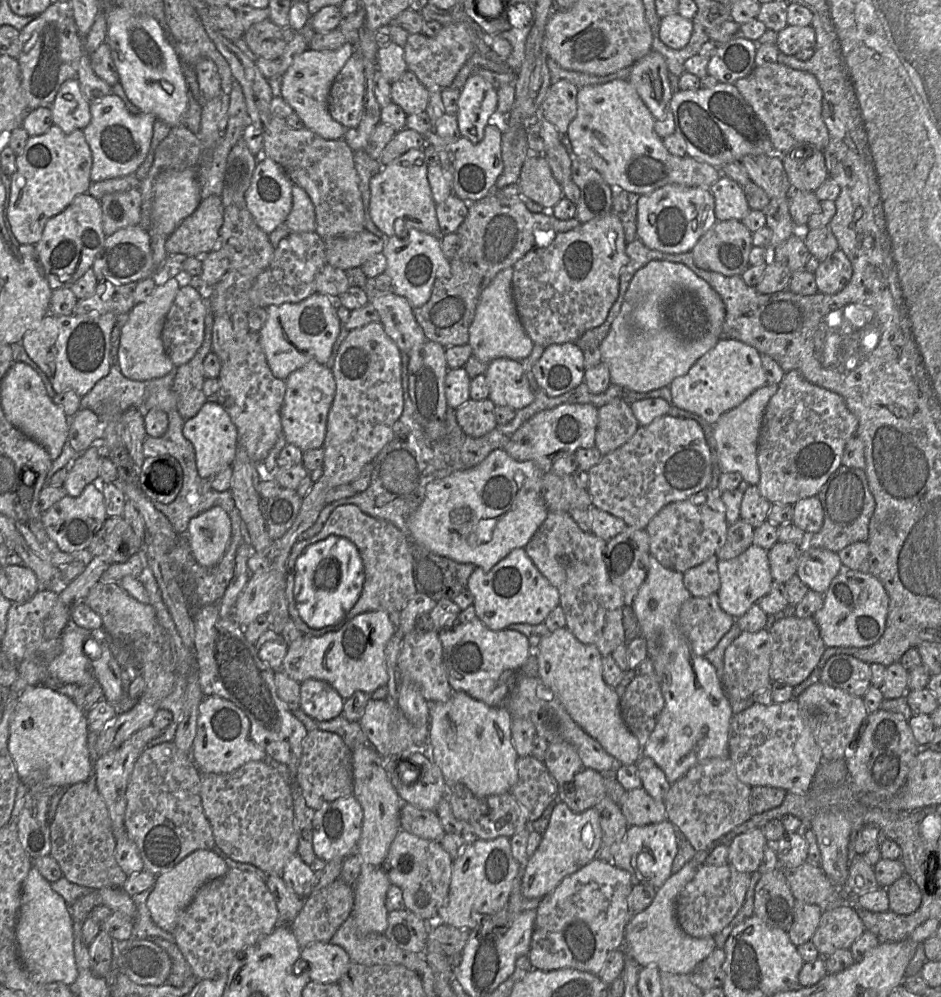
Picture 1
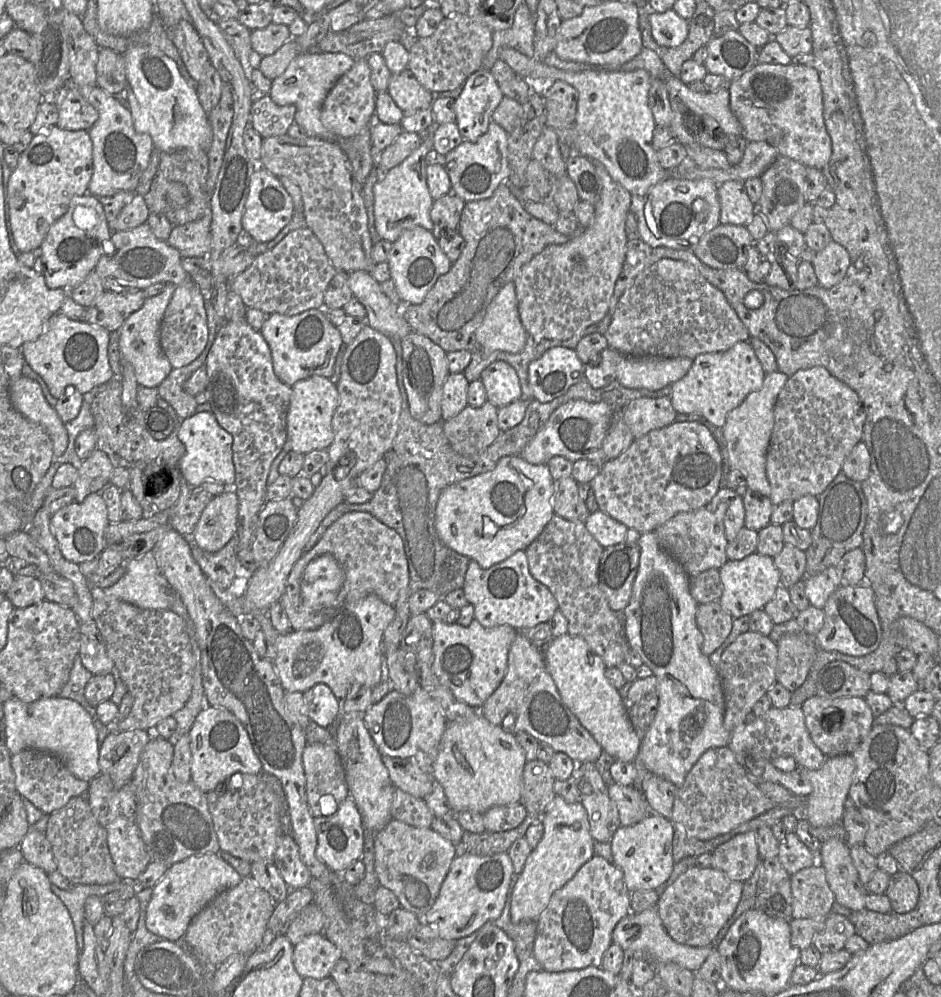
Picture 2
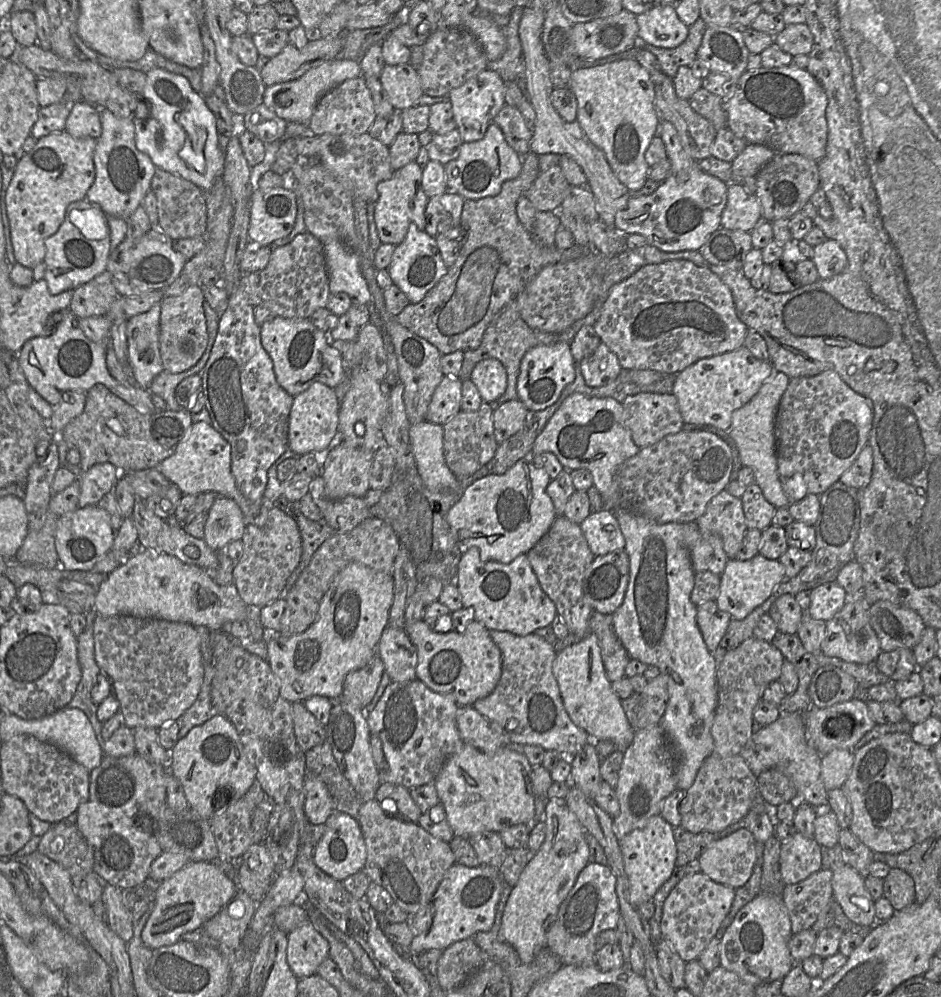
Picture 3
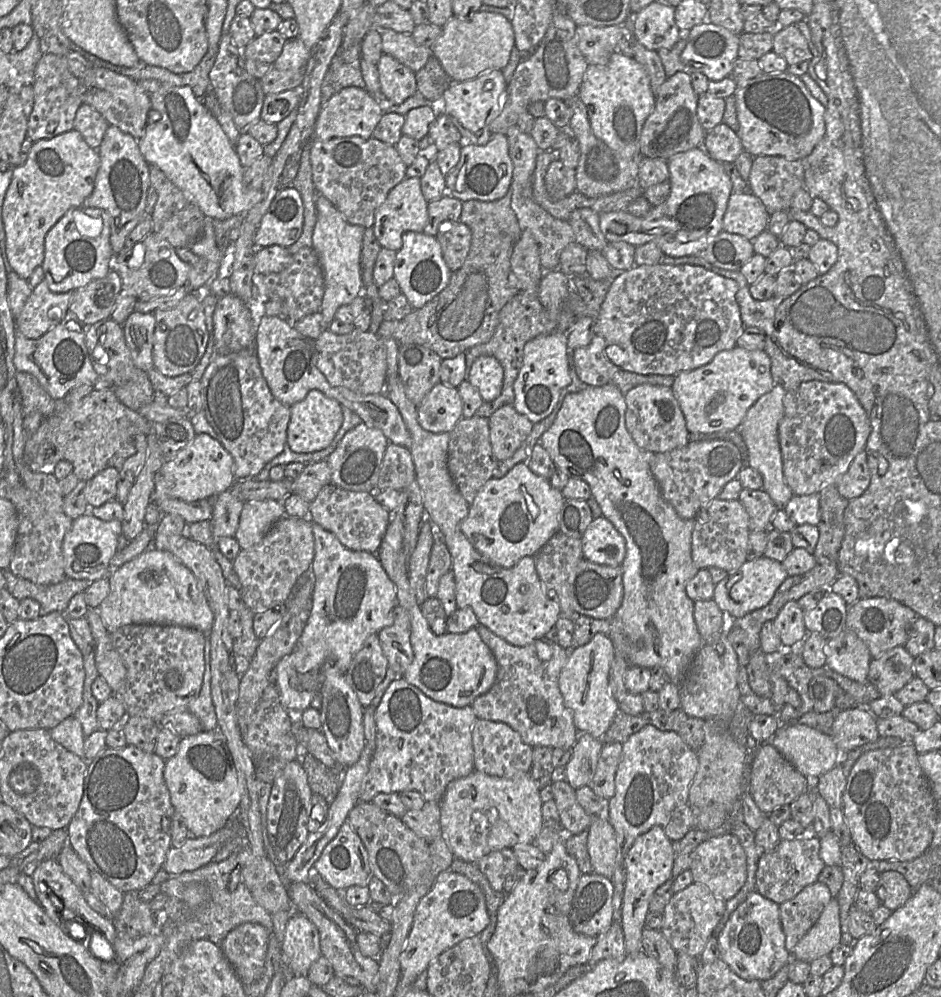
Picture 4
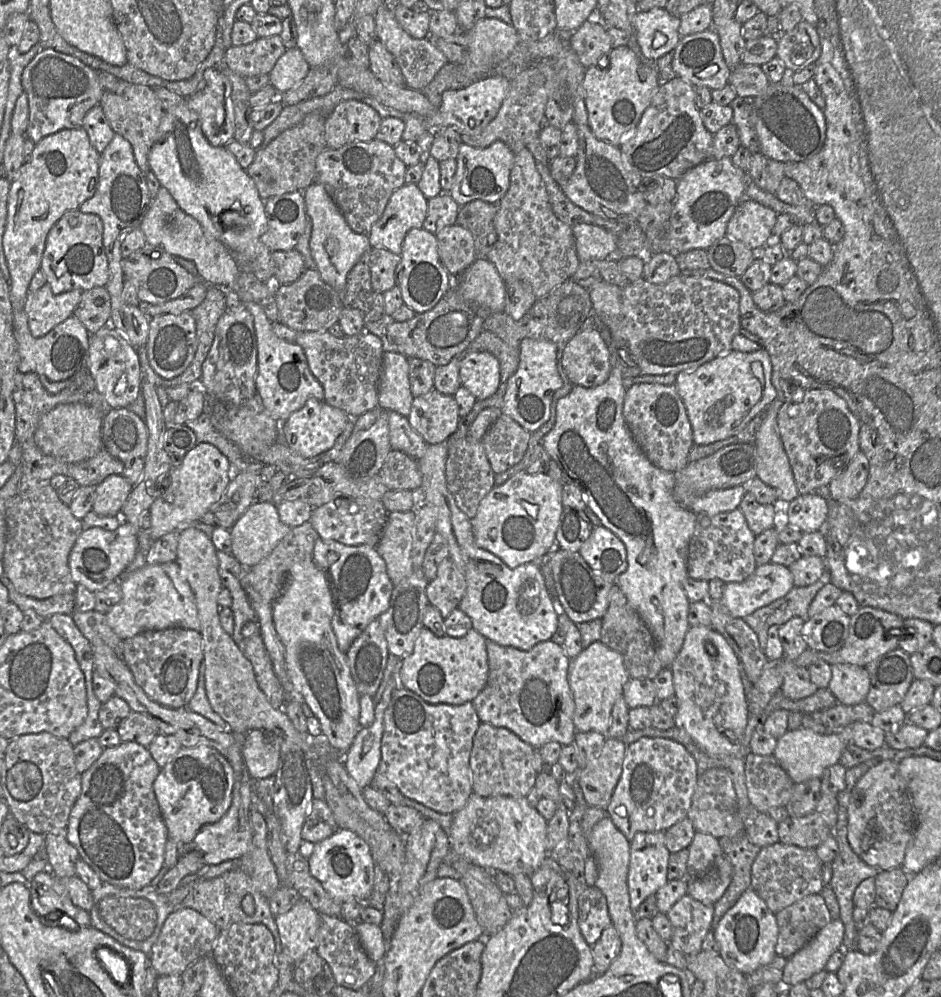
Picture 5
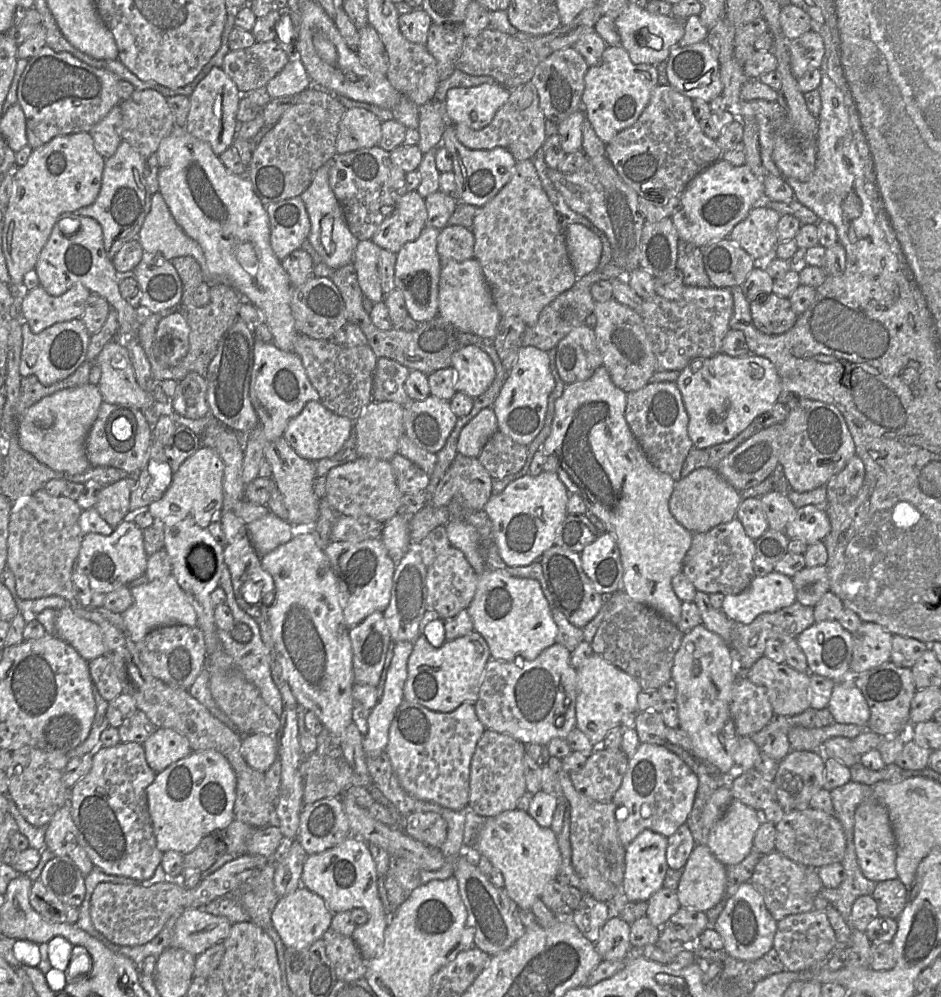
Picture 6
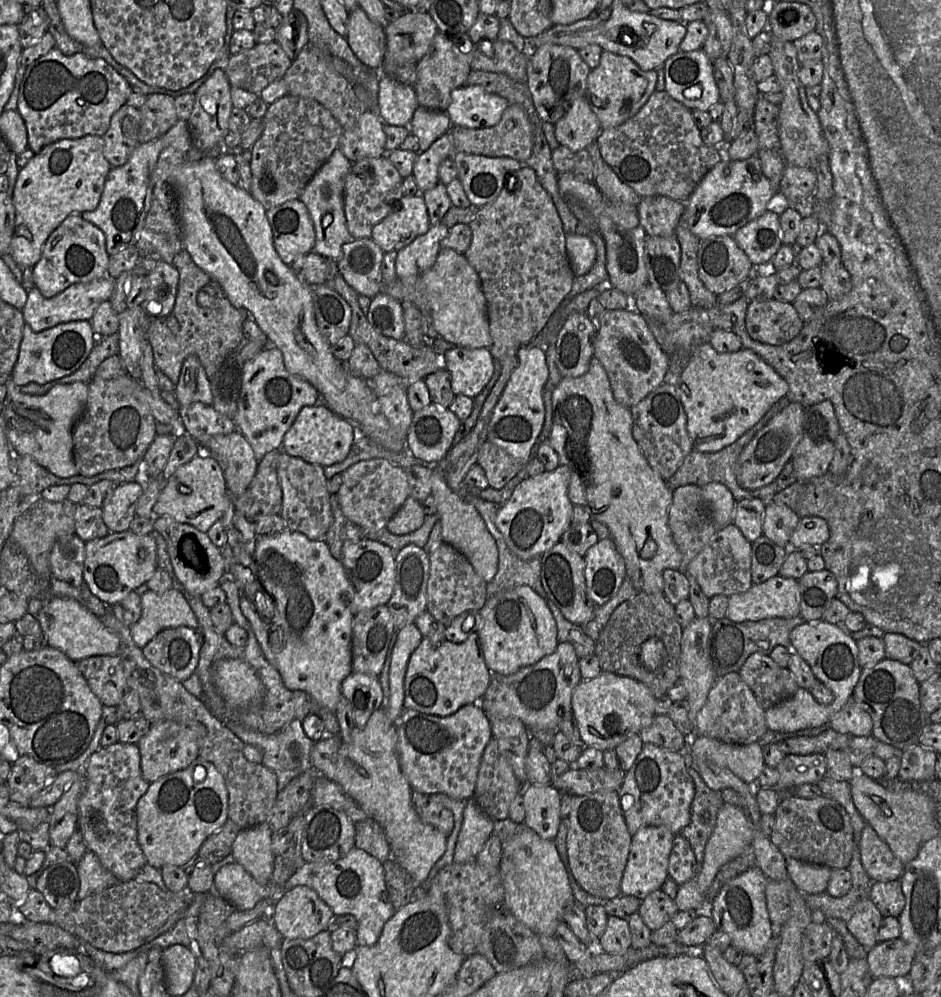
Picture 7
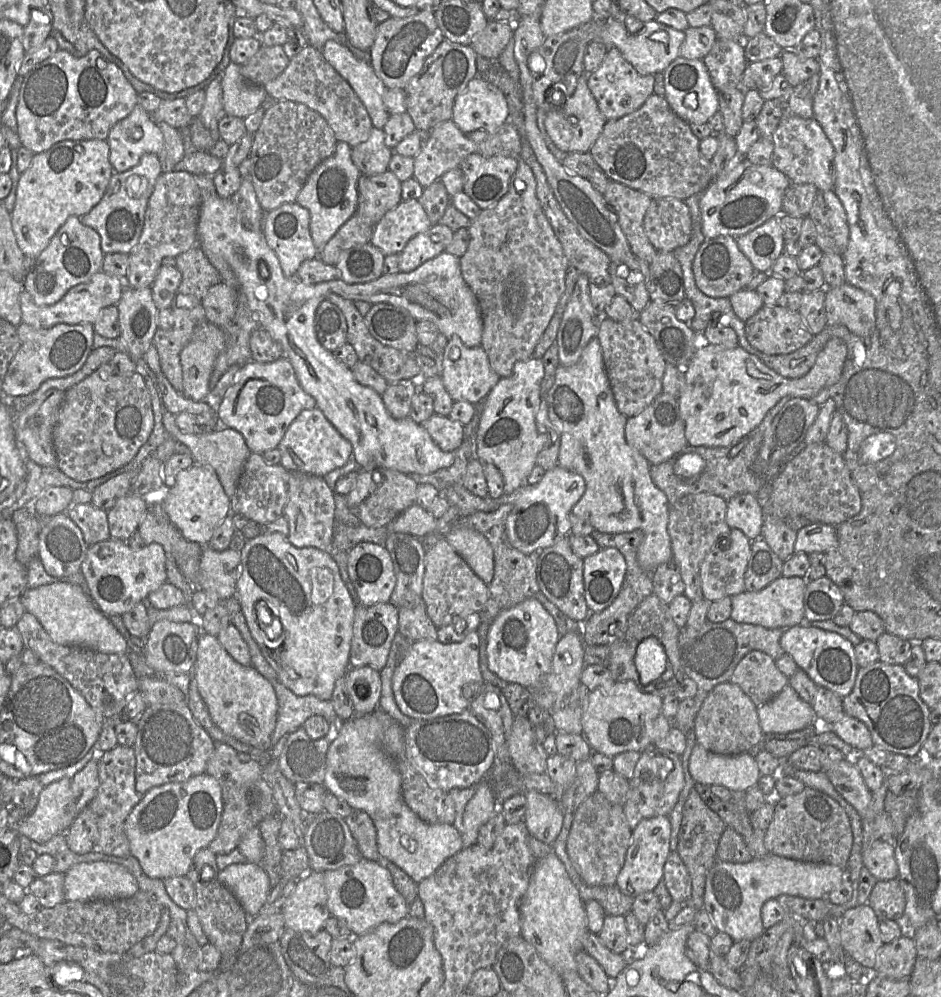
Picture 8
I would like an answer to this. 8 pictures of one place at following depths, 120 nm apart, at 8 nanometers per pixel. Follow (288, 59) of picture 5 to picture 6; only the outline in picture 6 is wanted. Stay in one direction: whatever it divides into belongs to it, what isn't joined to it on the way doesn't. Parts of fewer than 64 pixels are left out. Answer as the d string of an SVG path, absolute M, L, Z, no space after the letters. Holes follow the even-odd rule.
M290 56L286 66L266 85L271 98L297 95L312 86L308 73L297 56Z

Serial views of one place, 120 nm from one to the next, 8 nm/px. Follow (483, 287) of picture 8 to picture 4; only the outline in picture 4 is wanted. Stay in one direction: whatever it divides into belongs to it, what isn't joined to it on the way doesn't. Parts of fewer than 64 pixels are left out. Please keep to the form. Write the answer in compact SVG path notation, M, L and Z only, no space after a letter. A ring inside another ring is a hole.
M514 125L508 129L506 137L509 144L510 158L513 163L511 207L516 214L521 232L530 230L538 243L540 265L543 272L558 269L563 250L570 243L576 242L575 232L568 221L553 217L534 199L533 174L536 158L540 150L532 135L523 132L517 125Z

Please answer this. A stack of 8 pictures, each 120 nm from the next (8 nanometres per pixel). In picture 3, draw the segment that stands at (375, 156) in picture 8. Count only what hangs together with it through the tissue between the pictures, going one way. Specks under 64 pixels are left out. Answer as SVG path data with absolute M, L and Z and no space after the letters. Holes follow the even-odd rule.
M361 75L342 82L320 98L310 119L309 128L315 136L360 135L369 131L376 118L371 92Z

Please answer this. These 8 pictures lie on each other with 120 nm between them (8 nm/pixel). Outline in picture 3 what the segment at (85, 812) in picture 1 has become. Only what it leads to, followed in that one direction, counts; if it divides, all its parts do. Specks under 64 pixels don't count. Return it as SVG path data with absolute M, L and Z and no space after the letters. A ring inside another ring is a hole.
M75 813L60 822L51 824L51 828L41 837L37 851L60 864L71 878L93 872L93 850L76 826Z

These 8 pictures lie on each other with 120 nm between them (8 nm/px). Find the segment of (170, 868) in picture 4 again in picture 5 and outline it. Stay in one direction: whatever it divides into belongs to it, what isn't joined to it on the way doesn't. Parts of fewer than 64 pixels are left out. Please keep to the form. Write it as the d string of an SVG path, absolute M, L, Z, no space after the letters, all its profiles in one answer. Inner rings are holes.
M245 765L241 774L236 774L233 786L232 802L227 813L217 822L203 826L193 842L187 845L189 849L196 849L203 853L206 865L216 865L224 861L239 859L249 849L253 838L249 819L251 811L250 775Z

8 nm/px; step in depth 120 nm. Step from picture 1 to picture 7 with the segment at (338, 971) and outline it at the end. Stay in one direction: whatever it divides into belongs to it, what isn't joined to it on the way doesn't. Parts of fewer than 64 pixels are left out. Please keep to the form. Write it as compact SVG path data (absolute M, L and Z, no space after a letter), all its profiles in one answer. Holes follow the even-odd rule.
M297 886L275 903L272 922L283 939L309 939L327 930L333 915L315 890Z

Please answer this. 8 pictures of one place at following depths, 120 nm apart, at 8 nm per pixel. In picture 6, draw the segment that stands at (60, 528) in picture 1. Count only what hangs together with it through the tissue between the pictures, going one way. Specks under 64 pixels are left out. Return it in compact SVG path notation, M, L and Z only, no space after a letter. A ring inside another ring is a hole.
M130 517L121 521L111 535L85 534L78 554L76 570L88 577L93 591L107 594L144 575L147 558L142 530Z

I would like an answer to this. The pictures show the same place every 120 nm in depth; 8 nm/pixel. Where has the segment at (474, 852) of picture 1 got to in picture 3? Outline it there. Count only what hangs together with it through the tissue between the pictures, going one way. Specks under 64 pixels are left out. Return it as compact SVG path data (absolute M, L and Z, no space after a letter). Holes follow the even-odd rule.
M454 863L427 907L416 913L411 925L414 937L409 947L410 953L420 955L432 949L443 951L455 942L489 930L495 920L501 888L502 877L499 869L482 864L470 868Z

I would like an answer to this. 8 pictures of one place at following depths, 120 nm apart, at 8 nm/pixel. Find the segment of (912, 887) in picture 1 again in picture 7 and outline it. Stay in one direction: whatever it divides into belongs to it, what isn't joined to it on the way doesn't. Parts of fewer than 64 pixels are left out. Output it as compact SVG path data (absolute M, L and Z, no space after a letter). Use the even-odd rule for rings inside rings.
M900 879L888 882L874 882L870 900L885 917L899 917L905 907L905 897Z

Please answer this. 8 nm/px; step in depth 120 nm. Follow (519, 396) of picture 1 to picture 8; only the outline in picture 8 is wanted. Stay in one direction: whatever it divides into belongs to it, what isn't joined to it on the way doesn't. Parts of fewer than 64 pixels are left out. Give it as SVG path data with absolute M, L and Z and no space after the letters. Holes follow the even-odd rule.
M457 336L448 339L442 355L442 370L440 372L443 385L453 401L467 401L471 404L477 404L484 400L491 389L500 380L500 376L493 370L490 365L488 355L483 347L467 347ZM452 347L457 347L460 351L458 359L449 357Z

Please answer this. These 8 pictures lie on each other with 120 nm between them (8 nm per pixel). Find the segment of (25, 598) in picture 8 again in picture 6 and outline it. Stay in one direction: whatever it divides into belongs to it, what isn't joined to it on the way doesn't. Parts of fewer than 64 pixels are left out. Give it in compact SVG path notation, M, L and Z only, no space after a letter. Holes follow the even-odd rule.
M70 606L57 612L55 635L70 644L86 661L101 657L105 653L98 625L77 616Z

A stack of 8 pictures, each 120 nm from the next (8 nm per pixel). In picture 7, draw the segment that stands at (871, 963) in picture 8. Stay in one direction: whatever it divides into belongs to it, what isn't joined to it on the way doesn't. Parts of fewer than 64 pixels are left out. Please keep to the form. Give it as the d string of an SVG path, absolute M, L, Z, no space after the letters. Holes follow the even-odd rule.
M866 898L857 903L846 925L858 943L870 950L878 943L877 935L882 918L870 898Z

